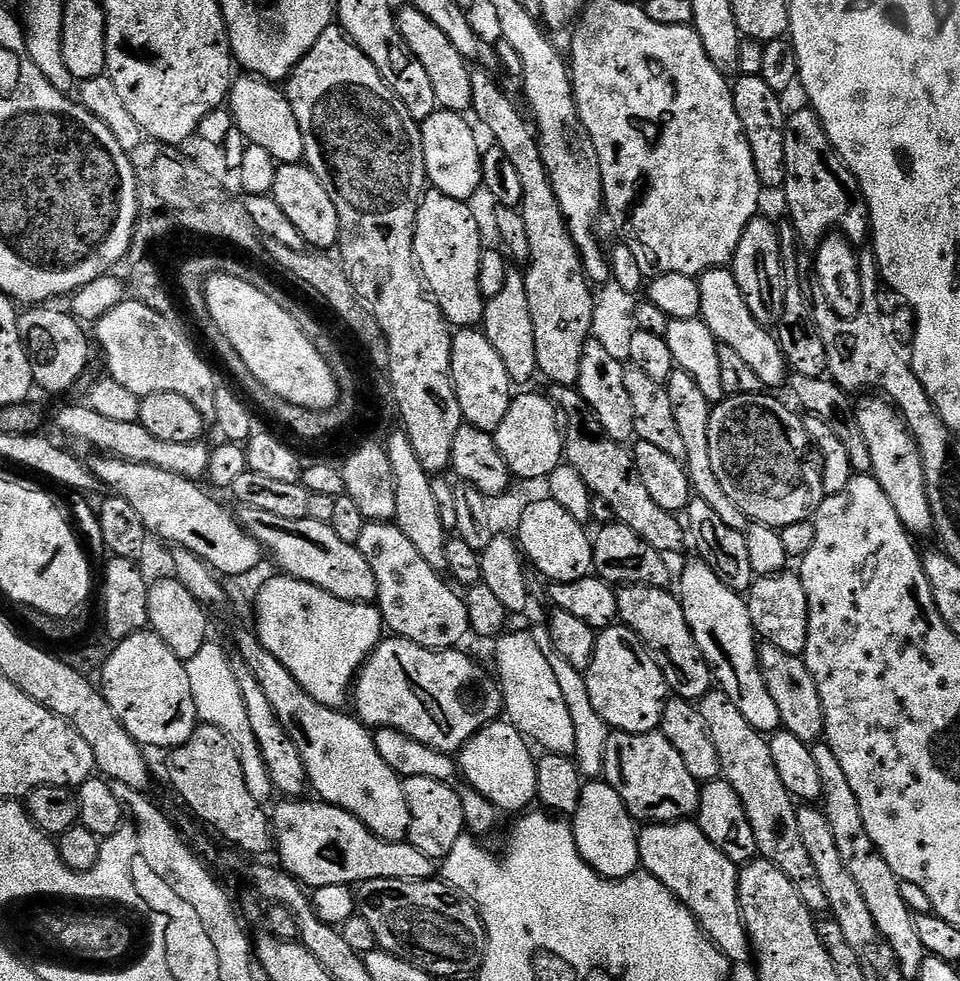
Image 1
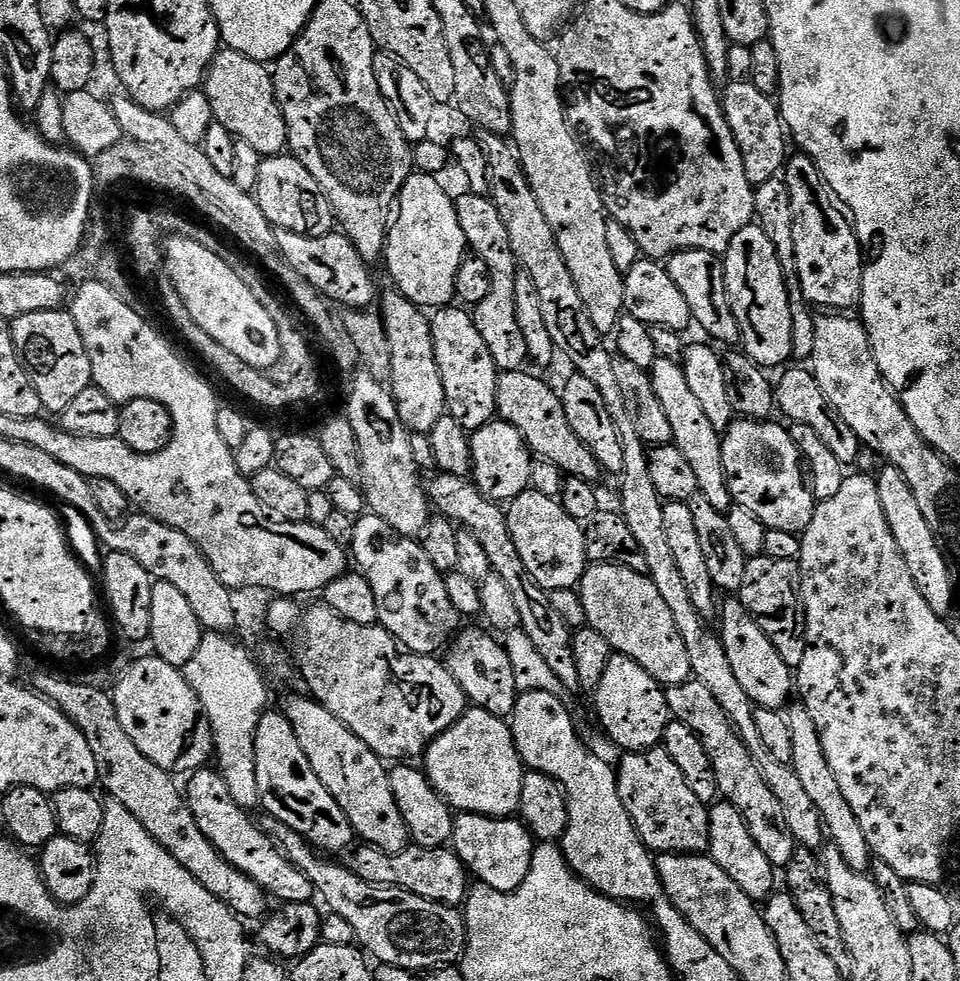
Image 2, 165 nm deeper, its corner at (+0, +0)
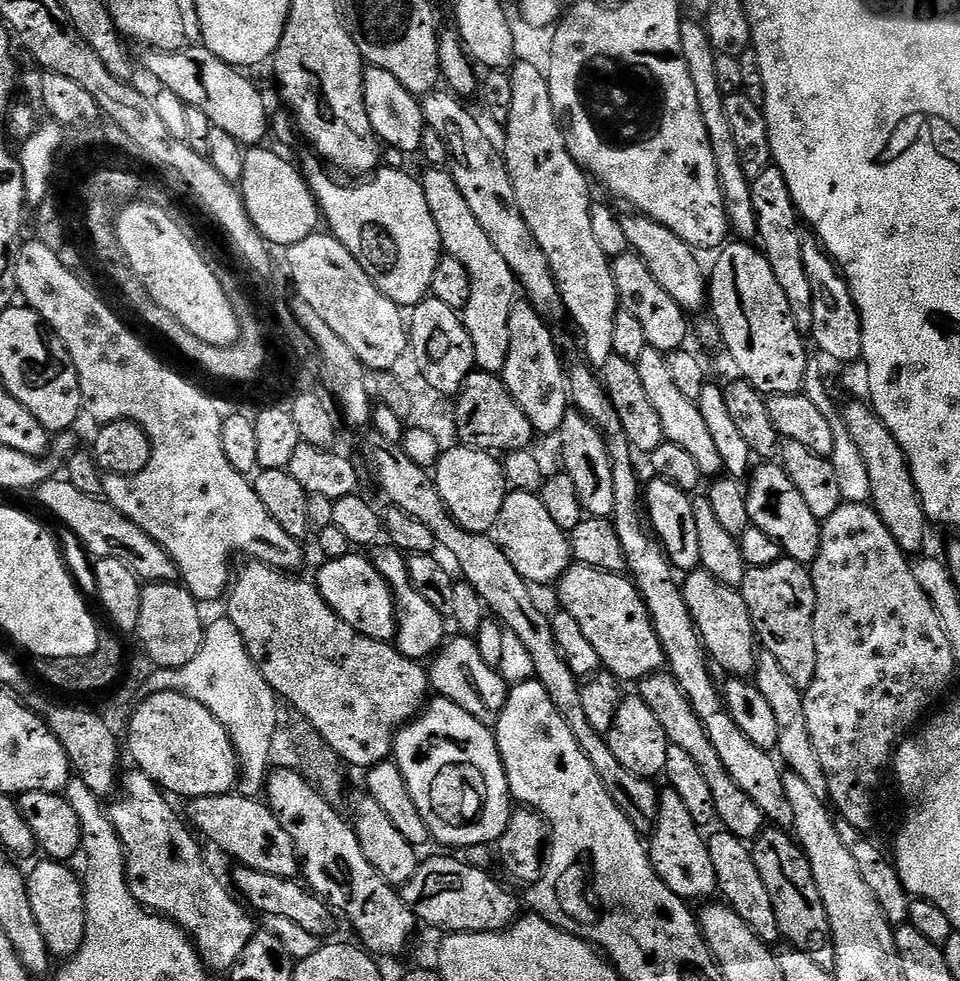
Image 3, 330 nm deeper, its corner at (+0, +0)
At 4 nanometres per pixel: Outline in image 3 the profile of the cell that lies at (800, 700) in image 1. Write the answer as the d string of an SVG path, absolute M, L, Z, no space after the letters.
M703 568L691 571L688 576L682 584L684 601L701 633L709 657L715 665L717 663L722 669L729 669L735 677L753 675L758 665L760 646L743 593L714 578Z

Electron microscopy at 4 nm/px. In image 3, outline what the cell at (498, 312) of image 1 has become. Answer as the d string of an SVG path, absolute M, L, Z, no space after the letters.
M432 168L422 176L422 183L426 202L430 202L430 210L438 222L443 251L462 261L470 277L470 293L468 302L462 309L462 319L474 342L476 363L483 371L503 373L508 356L511 310L518 300L516 275L510 270L506 258L498 254L496 244L470 210L451 171L443 172L440 168Z

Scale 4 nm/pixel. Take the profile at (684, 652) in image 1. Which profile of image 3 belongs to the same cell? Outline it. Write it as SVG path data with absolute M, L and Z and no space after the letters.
M577 563L561 577L559 588L561 607L577 620L601 663L615 678L622 682L638 680L665 667L664 646L657 636L648 604L627 575Z

